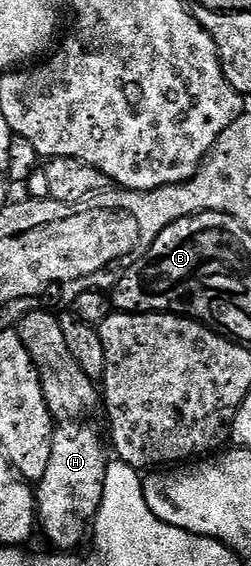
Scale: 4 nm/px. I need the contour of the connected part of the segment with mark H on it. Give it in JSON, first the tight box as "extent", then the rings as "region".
{"extent":[35,423,106,550],"region":[[[58,423],[54,427],[51,462],[47,462],[47,471],[35,484],[39,528],[57,547],[54,549],[77,550],[81,543],[86,543],[92,522],[103,502],[106,467],[101,436],[91,425]]]}

